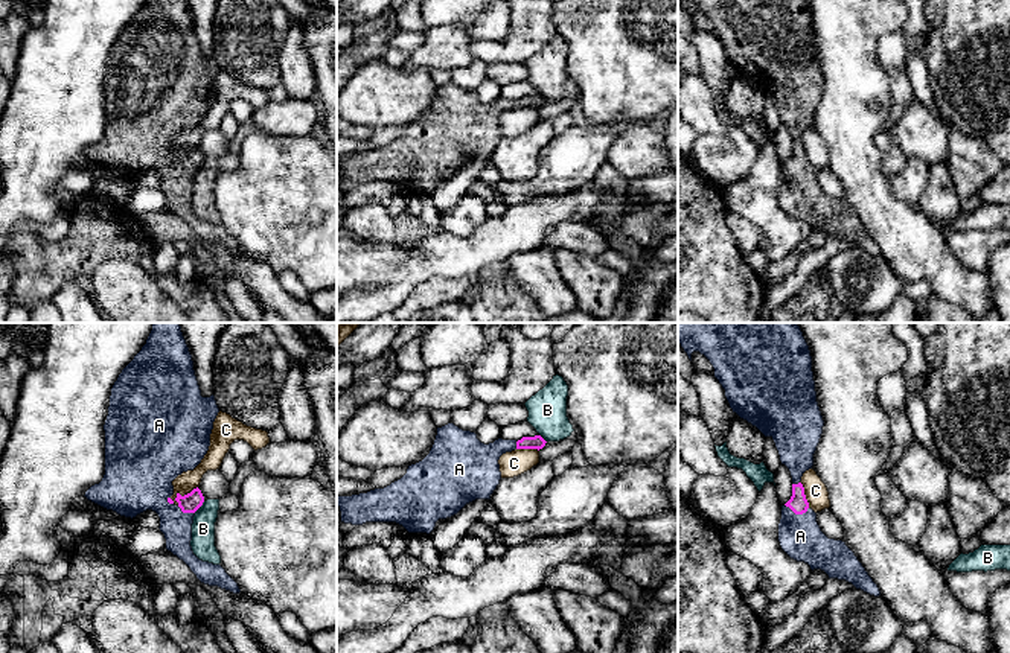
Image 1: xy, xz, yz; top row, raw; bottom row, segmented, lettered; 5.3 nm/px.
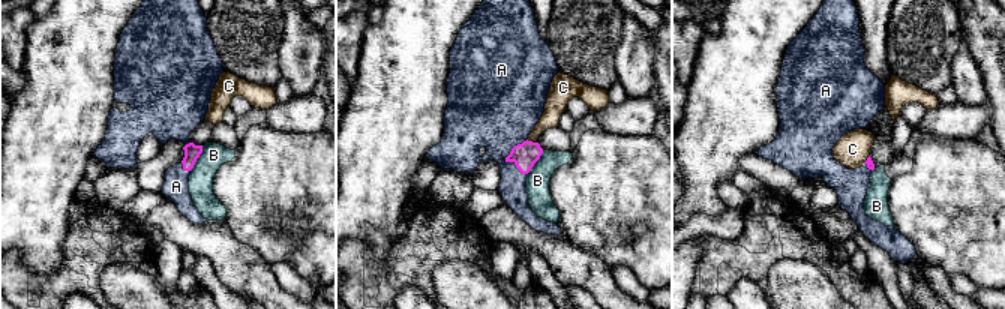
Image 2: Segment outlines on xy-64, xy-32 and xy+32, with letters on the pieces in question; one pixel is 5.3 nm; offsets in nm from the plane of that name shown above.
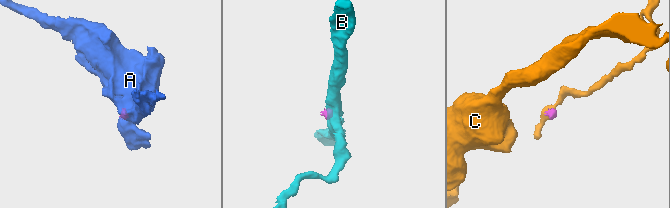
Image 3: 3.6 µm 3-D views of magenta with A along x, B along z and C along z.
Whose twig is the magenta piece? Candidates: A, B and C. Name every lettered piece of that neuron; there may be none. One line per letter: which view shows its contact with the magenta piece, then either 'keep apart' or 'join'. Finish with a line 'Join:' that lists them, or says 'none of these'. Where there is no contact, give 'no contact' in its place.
A: contact in yz; join
B: contact in xy; keep apart
C: contact in xy; keep apart
Join: A

